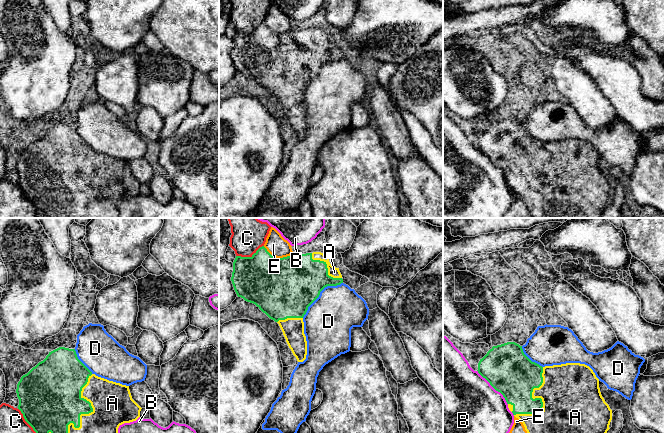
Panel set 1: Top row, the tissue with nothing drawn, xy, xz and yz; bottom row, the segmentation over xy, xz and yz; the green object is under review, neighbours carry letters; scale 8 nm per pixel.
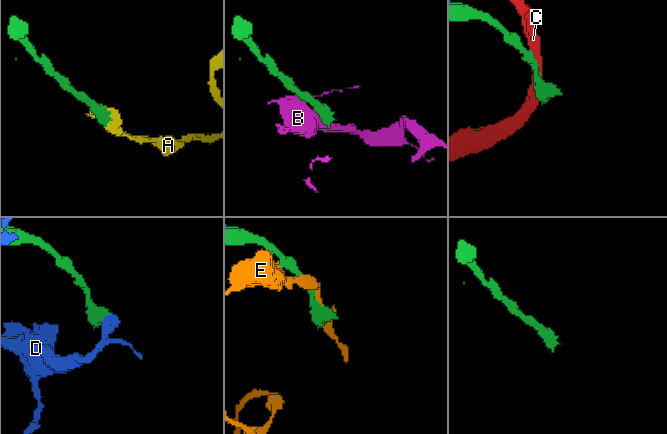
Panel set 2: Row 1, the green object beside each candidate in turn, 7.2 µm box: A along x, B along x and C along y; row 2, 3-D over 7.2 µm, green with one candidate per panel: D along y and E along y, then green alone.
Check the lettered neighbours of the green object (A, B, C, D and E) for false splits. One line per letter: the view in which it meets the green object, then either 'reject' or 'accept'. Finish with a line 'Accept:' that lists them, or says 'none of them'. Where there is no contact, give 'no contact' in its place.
A: meets green in xy; accept
B: meets green in yz; reject
C: meets green in xz; reject
D: meets green in xz; reject
E: meets green in xz; reject
Accept: A

